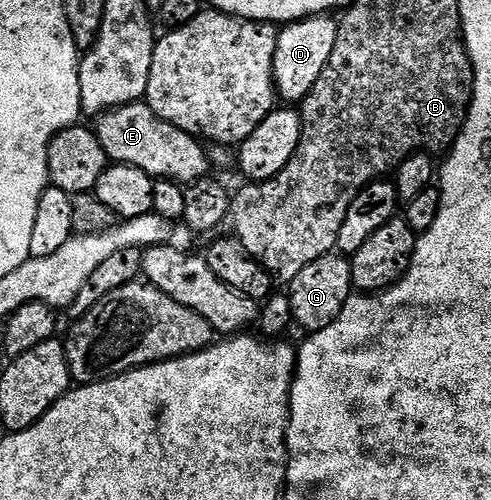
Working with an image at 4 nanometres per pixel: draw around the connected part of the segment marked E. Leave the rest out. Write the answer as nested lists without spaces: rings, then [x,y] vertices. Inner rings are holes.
[[[147,102],[129,103],[127,107],[106,111],[95,123],[95,133],[113,164],[137,167],[153,180],[175,180],[181,185],[195,183],[209,174],[210,155],[205,144],[197,136],[188,135],[173,123],[158,117]]]

